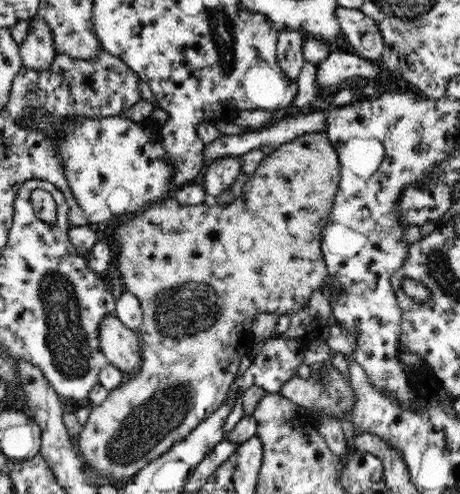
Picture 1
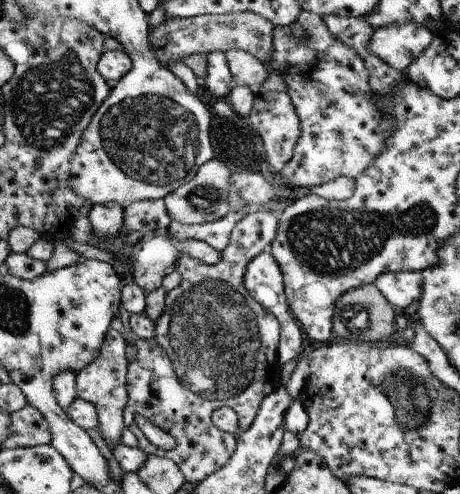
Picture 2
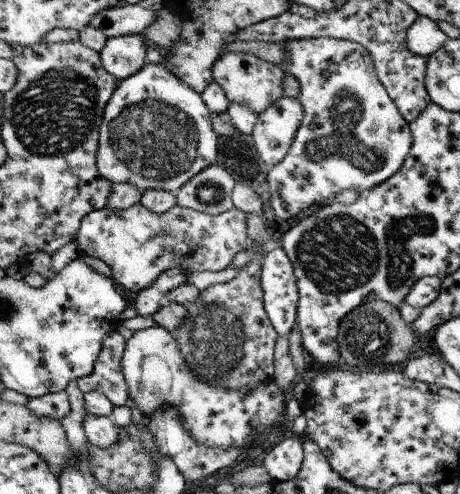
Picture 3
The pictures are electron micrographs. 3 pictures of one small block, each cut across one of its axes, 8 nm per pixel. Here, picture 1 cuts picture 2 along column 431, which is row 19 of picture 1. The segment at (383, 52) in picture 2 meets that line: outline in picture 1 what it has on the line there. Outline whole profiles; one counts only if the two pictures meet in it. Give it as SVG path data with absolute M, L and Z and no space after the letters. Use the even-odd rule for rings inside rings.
M34 16L30 22L30 36L20 46L24 66L30 70L46 70L50 64L54 64L54 34L50 32L50 26L42 22L42 18Z

